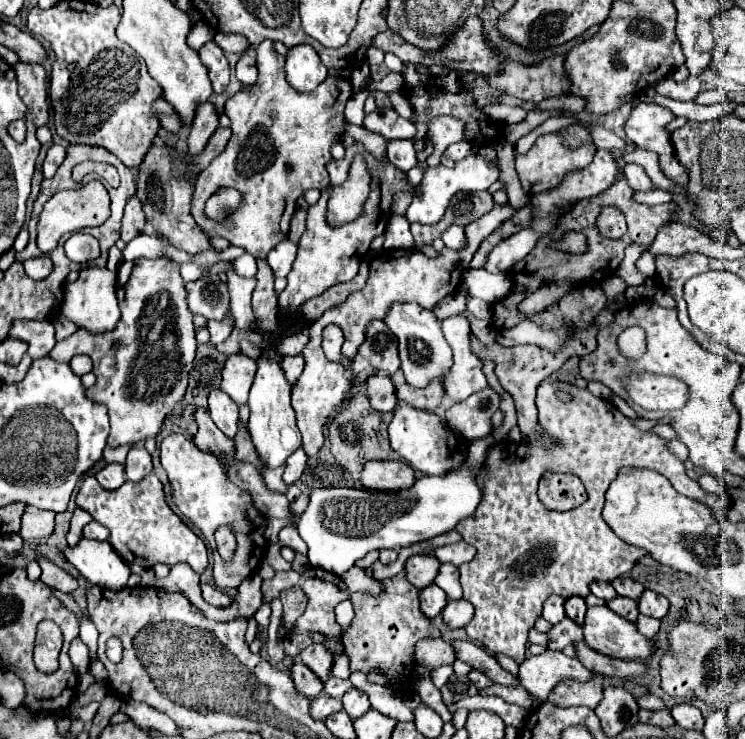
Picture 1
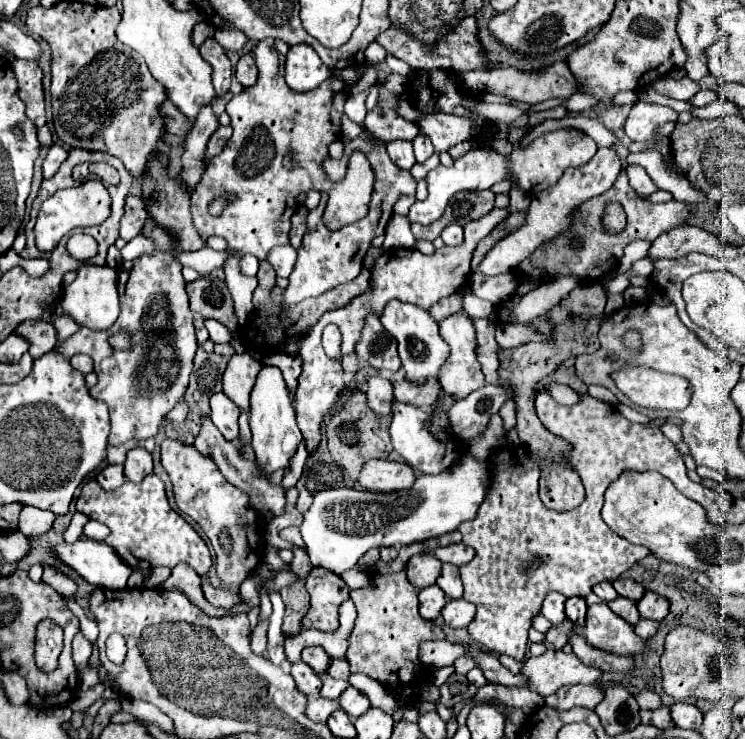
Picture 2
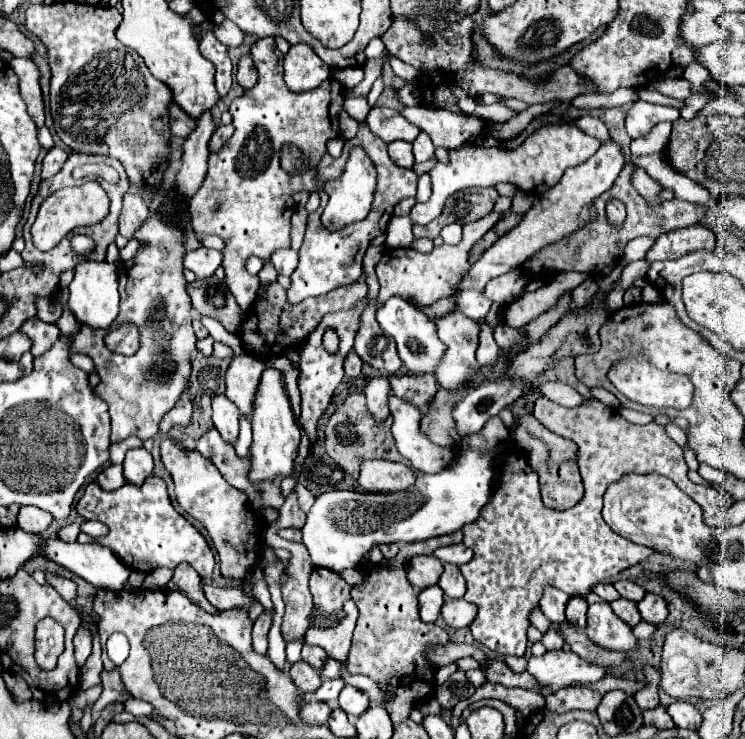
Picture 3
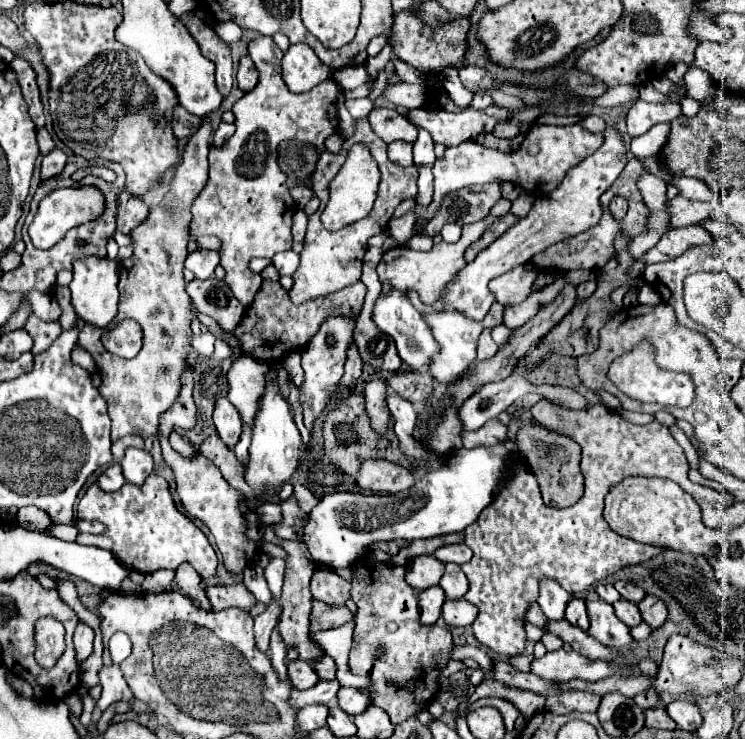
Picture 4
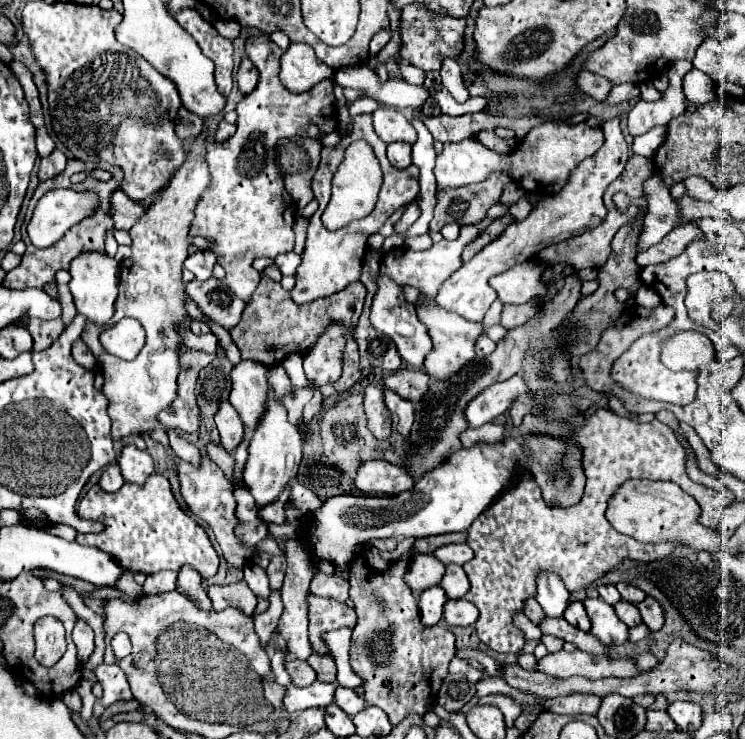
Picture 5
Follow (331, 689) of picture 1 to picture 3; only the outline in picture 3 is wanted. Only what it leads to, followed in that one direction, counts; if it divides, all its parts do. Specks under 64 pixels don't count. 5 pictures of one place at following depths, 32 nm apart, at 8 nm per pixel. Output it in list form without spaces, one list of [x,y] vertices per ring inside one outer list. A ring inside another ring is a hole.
[[[322,680],[320,688],[316,688],[314,692],[300,694],[300,704],[308,704],[312,700],[336,704],[336,698],[338,698],[338,694],[340,694],[342,688],[344,688],[344,682],[342,680]]]

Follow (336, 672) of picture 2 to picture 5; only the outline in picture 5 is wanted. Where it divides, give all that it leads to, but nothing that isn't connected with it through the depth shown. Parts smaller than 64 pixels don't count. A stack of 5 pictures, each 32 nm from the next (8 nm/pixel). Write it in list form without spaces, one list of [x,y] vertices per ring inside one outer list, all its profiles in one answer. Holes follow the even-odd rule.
[[[312,654],[306,662],[316,670],[316,678],[318,678],[320,682],[336,684],[336,664],[334,664],[332,658],[322,658],[322,656]]]

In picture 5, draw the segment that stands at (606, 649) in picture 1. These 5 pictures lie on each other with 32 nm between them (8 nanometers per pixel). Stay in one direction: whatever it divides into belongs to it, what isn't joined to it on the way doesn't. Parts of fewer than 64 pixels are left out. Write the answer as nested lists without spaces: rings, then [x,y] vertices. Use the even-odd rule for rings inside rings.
[[[586,598],[584,606],[592,620],[590,634],[596,636],[604,646],[620,646],[628,640],[628,628],[620,624],[620,618],[610,604],[600,598]]]

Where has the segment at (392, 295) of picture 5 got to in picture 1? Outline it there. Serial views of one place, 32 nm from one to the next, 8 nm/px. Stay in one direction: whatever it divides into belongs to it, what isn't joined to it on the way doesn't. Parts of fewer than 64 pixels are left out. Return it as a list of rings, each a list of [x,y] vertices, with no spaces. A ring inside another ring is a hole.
[[[394,302],[384,316],[384,324],[398,338],[398,352],[408,384],[424,388],[430,380],[440,378],[448,370],[448,364],[452,364],[452,350],[440,332],[440,320],[430,310],[420,308],[418,304]]]

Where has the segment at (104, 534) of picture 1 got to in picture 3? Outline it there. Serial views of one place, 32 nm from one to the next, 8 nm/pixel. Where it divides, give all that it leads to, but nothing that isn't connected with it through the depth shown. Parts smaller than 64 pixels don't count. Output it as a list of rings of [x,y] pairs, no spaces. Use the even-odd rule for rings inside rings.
[[[82,522],[80,530],[86,532],[86,534],[90,534],[90,536],[94,536],[94,538],[106,536],[106,532],[108,532],[108,528],[102,522]]]

